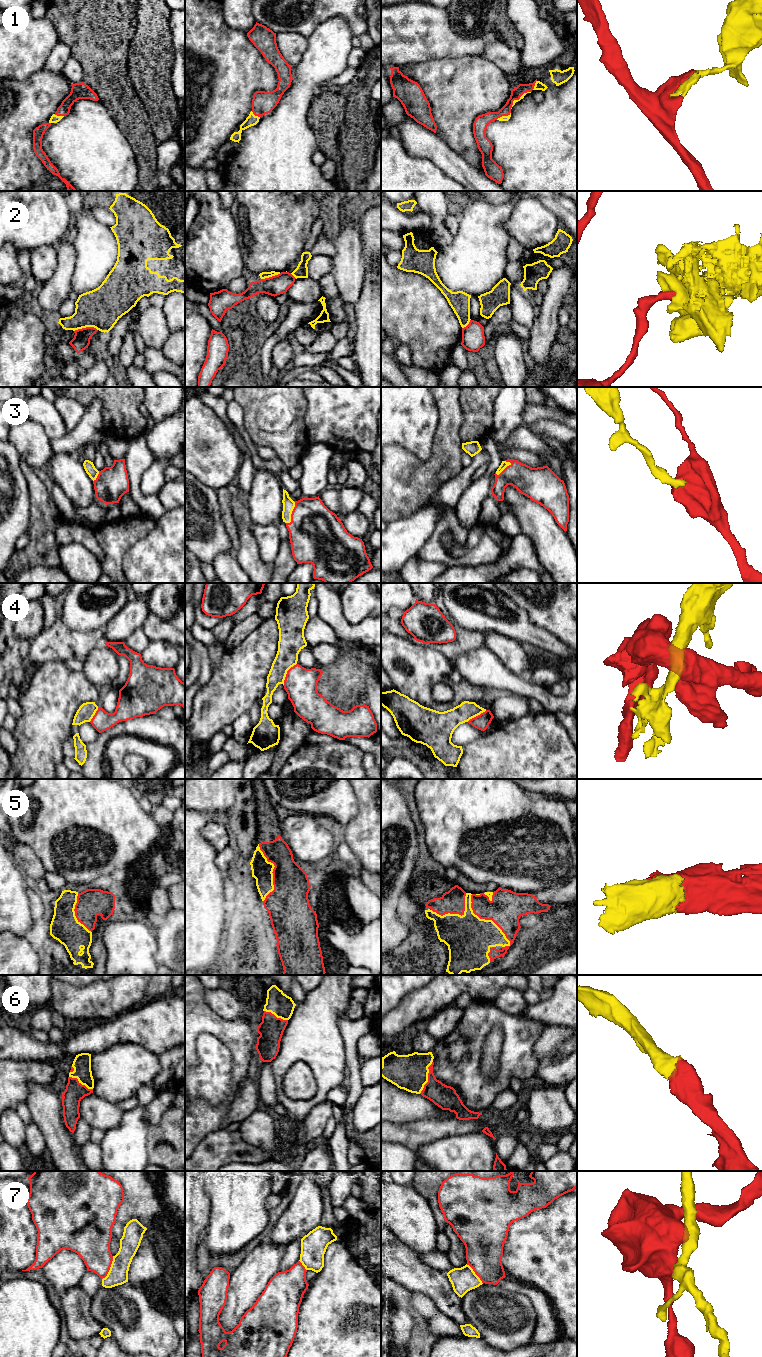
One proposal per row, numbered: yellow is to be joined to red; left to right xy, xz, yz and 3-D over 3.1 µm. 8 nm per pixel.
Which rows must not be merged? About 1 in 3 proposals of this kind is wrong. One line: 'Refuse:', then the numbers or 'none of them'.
Refuse: 2, 4, 7

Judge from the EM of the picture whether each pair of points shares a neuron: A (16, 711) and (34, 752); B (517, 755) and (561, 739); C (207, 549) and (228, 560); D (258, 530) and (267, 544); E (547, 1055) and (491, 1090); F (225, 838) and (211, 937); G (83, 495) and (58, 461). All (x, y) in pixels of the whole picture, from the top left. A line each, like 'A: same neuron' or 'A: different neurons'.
A: different neurons
B: same neuron
C: different neurons
D: same neuron
E: different neurons
F: different neurons
G: same neuron

